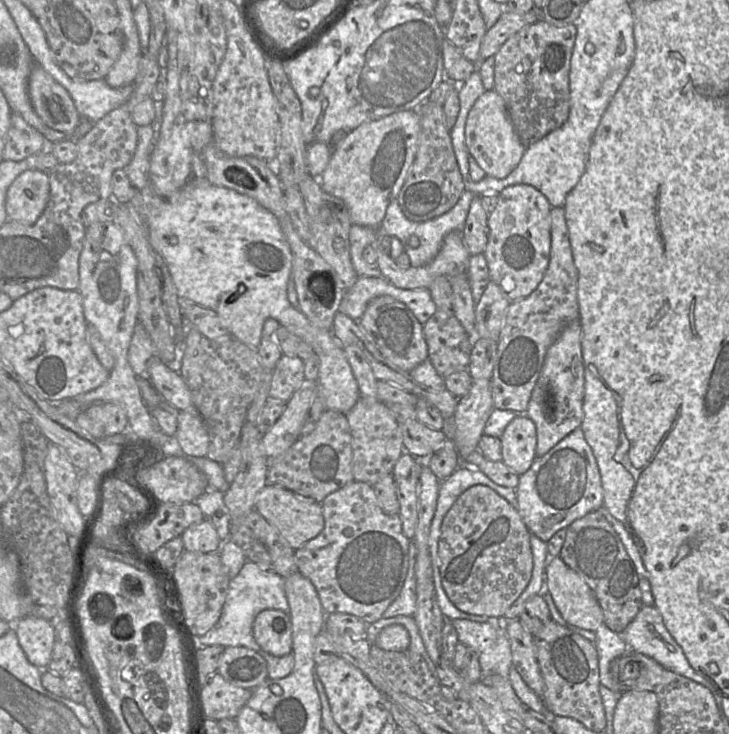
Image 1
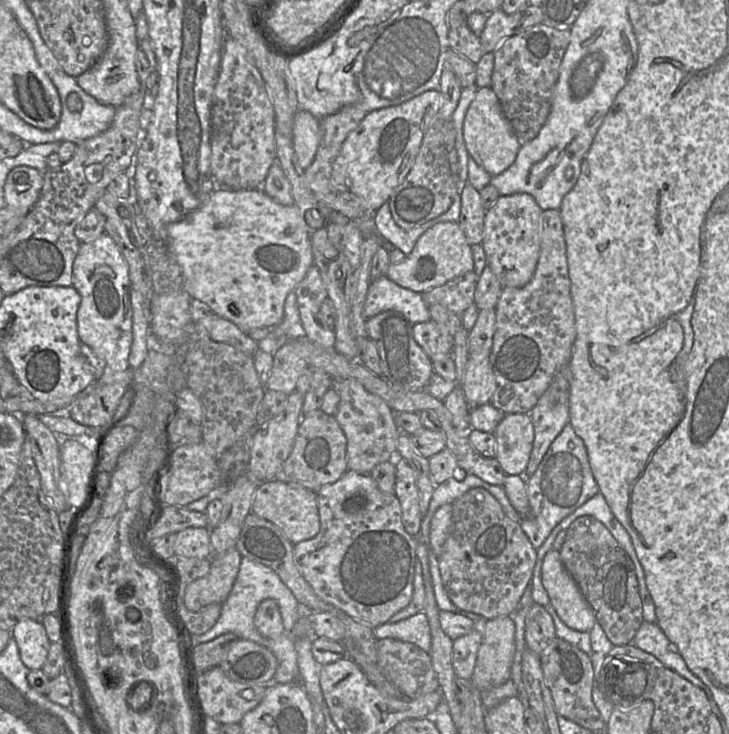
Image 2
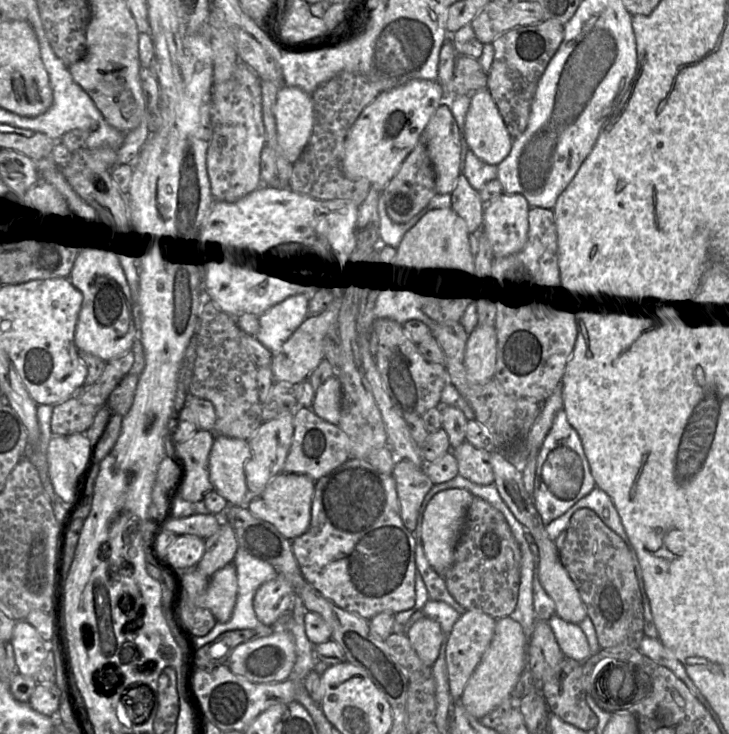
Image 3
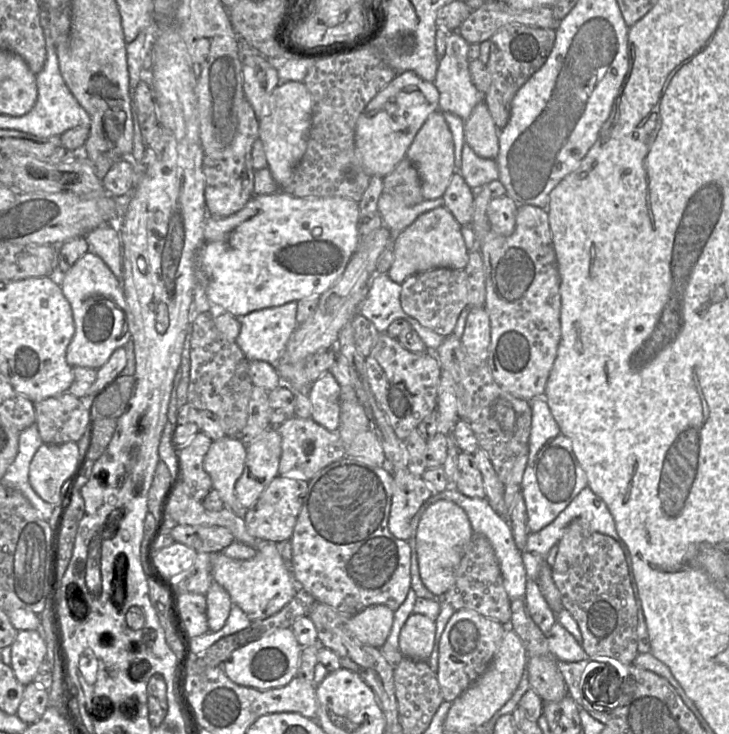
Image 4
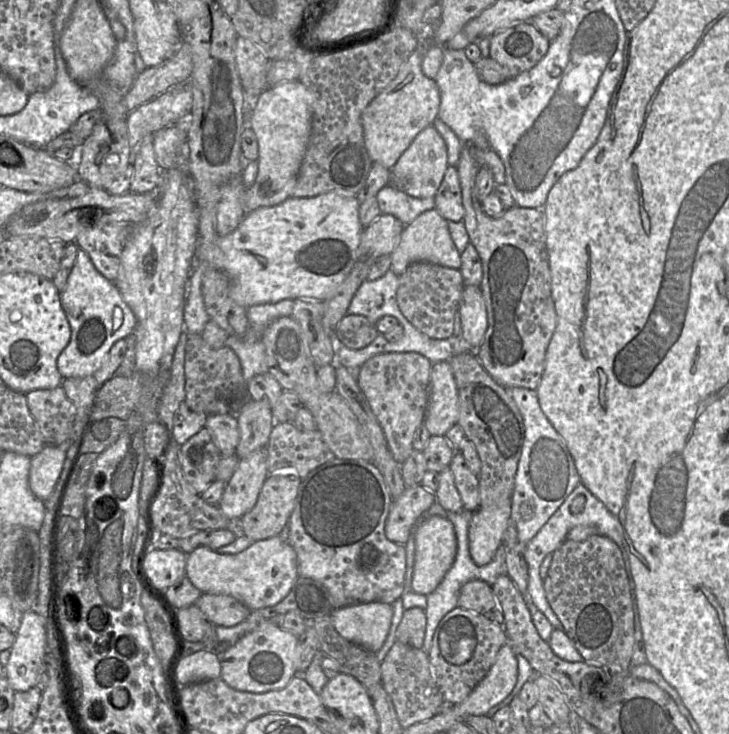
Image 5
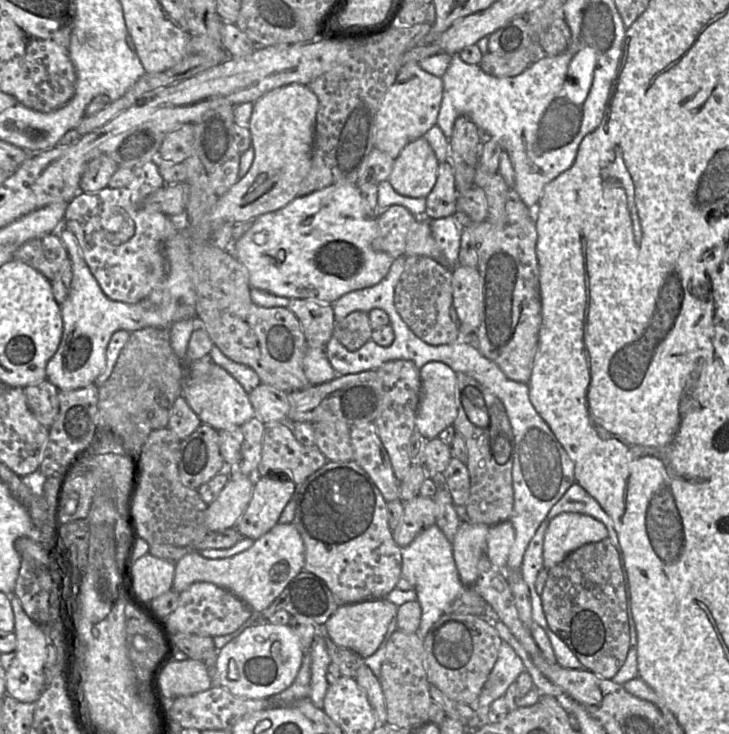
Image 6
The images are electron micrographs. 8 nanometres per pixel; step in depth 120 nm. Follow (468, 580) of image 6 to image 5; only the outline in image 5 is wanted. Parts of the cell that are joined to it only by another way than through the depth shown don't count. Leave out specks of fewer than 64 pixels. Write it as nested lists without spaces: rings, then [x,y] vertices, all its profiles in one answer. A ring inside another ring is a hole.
[[[511,499],[473,512],[469,524],[469,552],[478,566],[491,562],[503,544],[503,535],[509,525]]]

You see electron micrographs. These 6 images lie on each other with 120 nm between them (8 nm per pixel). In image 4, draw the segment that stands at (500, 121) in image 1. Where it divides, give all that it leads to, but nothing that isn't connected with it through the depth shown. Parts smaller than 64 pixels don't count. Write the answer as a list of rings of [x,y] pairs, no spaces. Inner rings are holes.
[[[484,99],[465,121],[465,142],[482,158],[496,159],[498,156],[499,129]]]

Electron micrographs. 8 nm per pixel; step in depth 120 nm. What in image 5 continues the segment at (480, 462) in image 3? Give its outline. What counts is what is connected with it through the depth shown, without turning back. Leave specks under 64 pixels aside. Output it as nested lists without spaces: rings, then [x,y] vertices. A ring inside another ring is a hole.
[[[455,452],[449,468],[453,473],[455,486],[460,494],[463,509],[471,512],[477,511],[480,505],[478,477],[470,470],[460,452]]]

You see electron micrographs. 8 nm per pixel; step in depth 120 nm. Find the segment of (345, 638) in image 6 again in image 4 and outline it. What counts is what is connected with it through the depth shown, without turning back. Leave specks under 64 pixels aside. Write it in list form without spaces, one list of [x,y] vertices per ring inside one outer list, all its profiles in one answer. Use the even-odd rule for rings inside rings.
[[[374,605],[351,616],[349,628],[363,643],[381,648],[392,629],[394,611],[385,605]]]

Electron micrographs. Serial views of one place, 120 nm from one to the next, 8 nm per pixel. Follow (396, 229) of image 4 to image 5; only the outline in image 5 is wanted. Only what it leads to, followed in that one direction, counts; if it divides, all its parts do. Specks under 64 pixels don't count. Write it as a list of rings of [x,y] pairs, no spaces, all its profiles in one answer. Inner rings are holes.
[[[390,184],[380,189],[376,198],[382,214],[395,216],[403,225],[408,225],[423,212],[435,208],[434,197],[415,198]]]

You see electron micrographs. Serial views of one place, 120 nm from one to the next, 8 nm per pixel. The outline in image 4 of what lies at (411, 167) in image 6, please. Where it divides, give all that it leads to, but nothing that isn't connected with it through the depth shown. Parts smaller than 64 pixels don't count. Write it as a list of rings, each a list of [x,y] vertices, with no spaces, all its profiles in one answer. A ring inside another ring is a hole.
[[[441,110],[433,112],[422,125],[407,150],[406,158],[418,171],[423,198],[425,200],[441,198],[456,171],[453,136]]]

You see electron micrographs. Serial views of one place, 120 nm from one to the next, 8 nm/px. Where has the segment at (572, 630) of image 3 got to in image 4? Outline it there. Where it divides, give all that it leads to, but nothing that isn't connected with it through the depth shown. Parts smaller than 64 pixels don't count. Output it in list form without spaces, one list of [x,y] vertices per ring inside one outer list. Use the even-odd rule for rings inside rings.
[[[555,622],[547,633],[551,654],[562,662],[578,662],[587,658],[582,646],[559,622]]]

